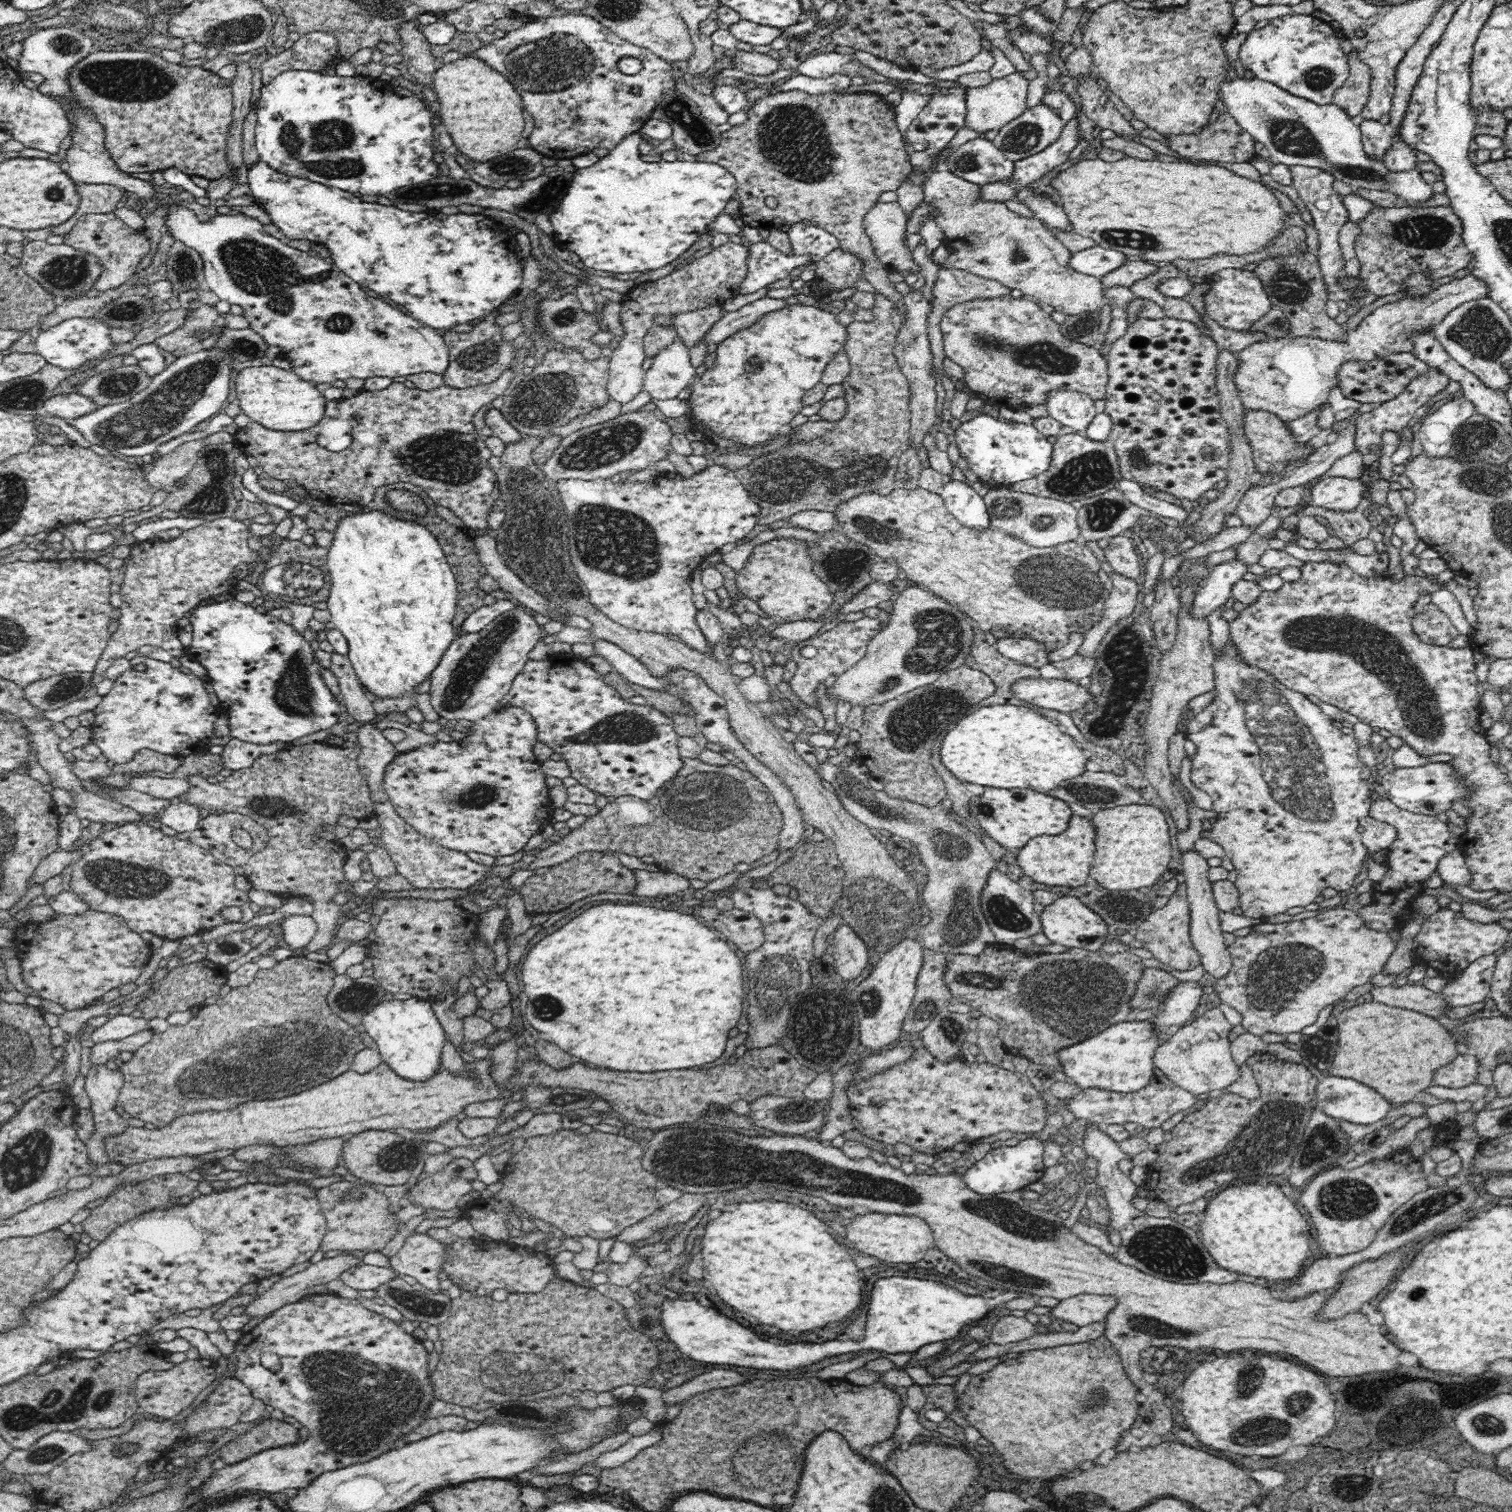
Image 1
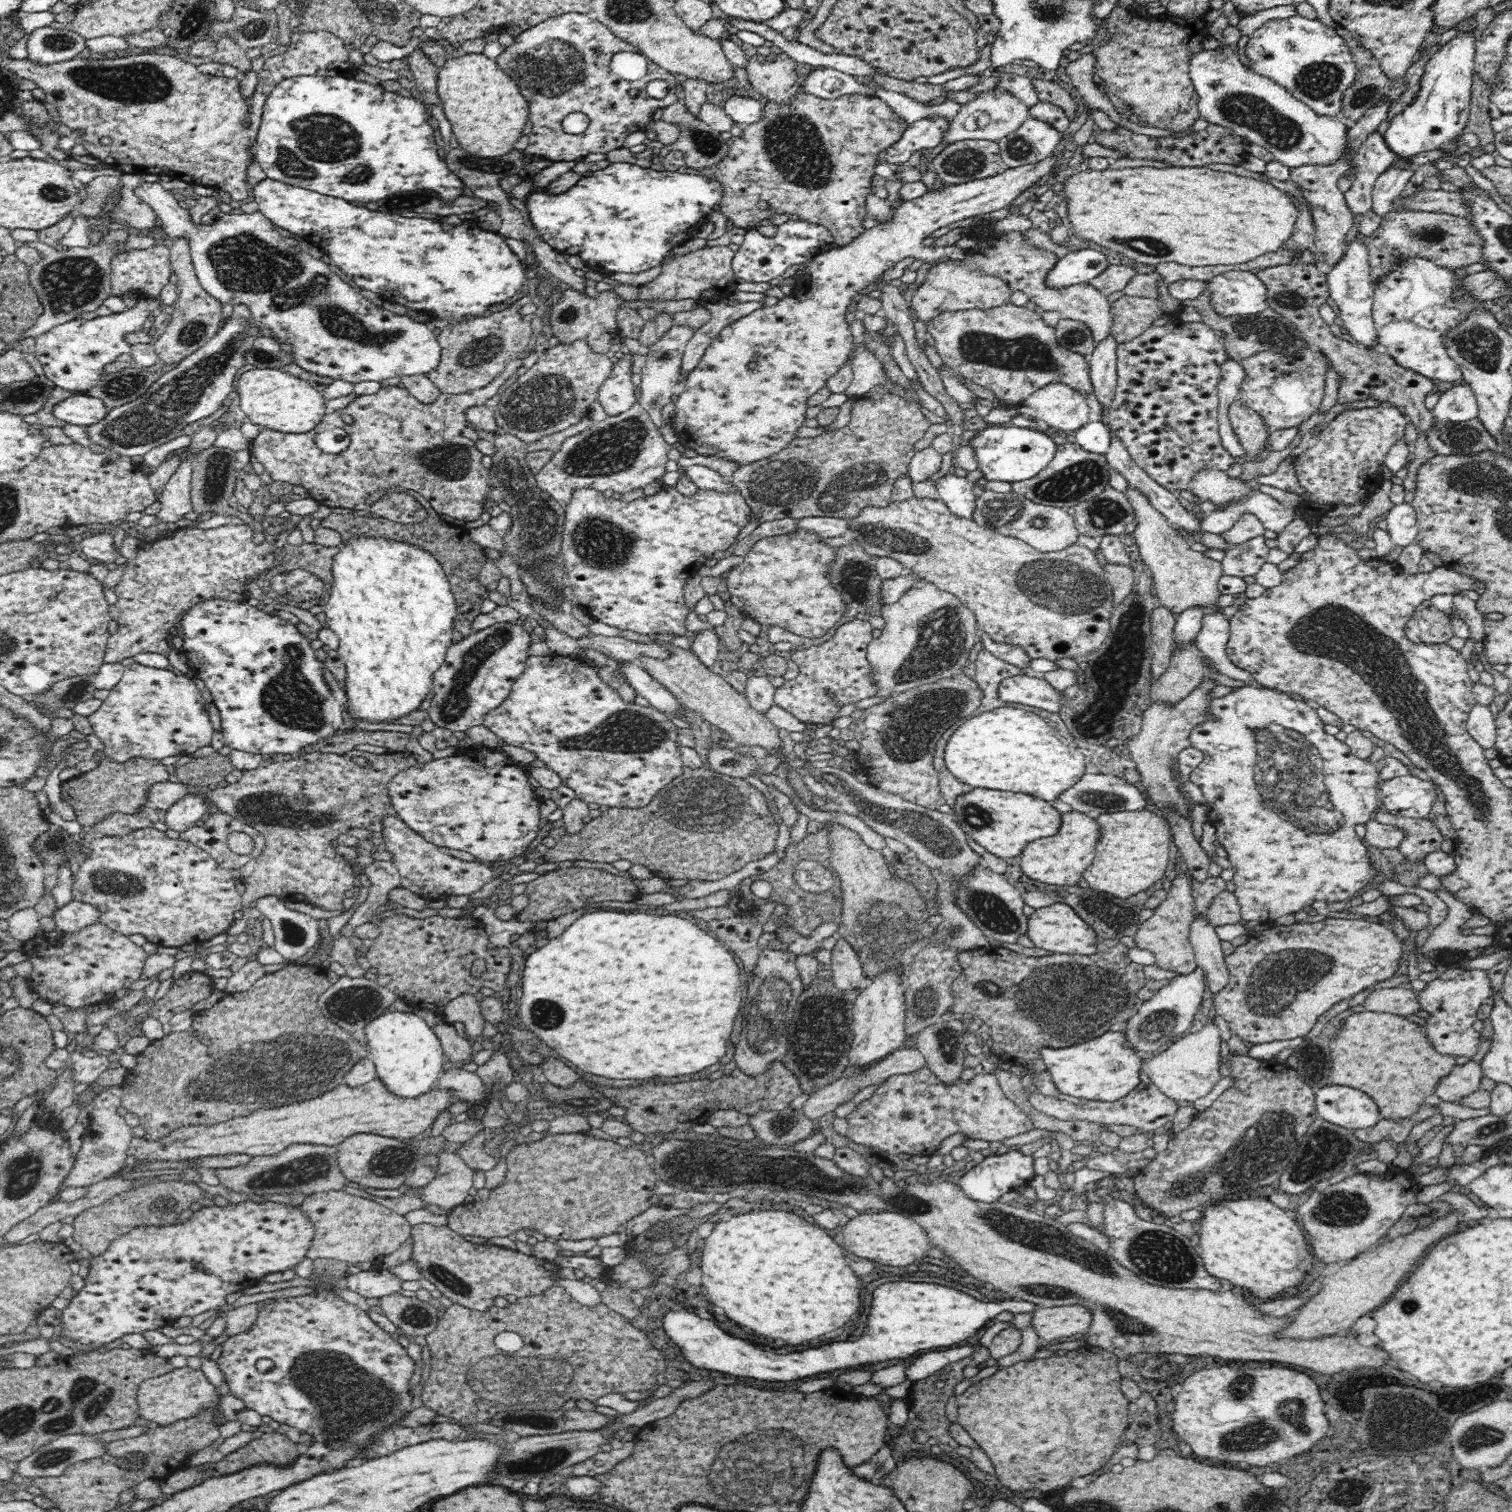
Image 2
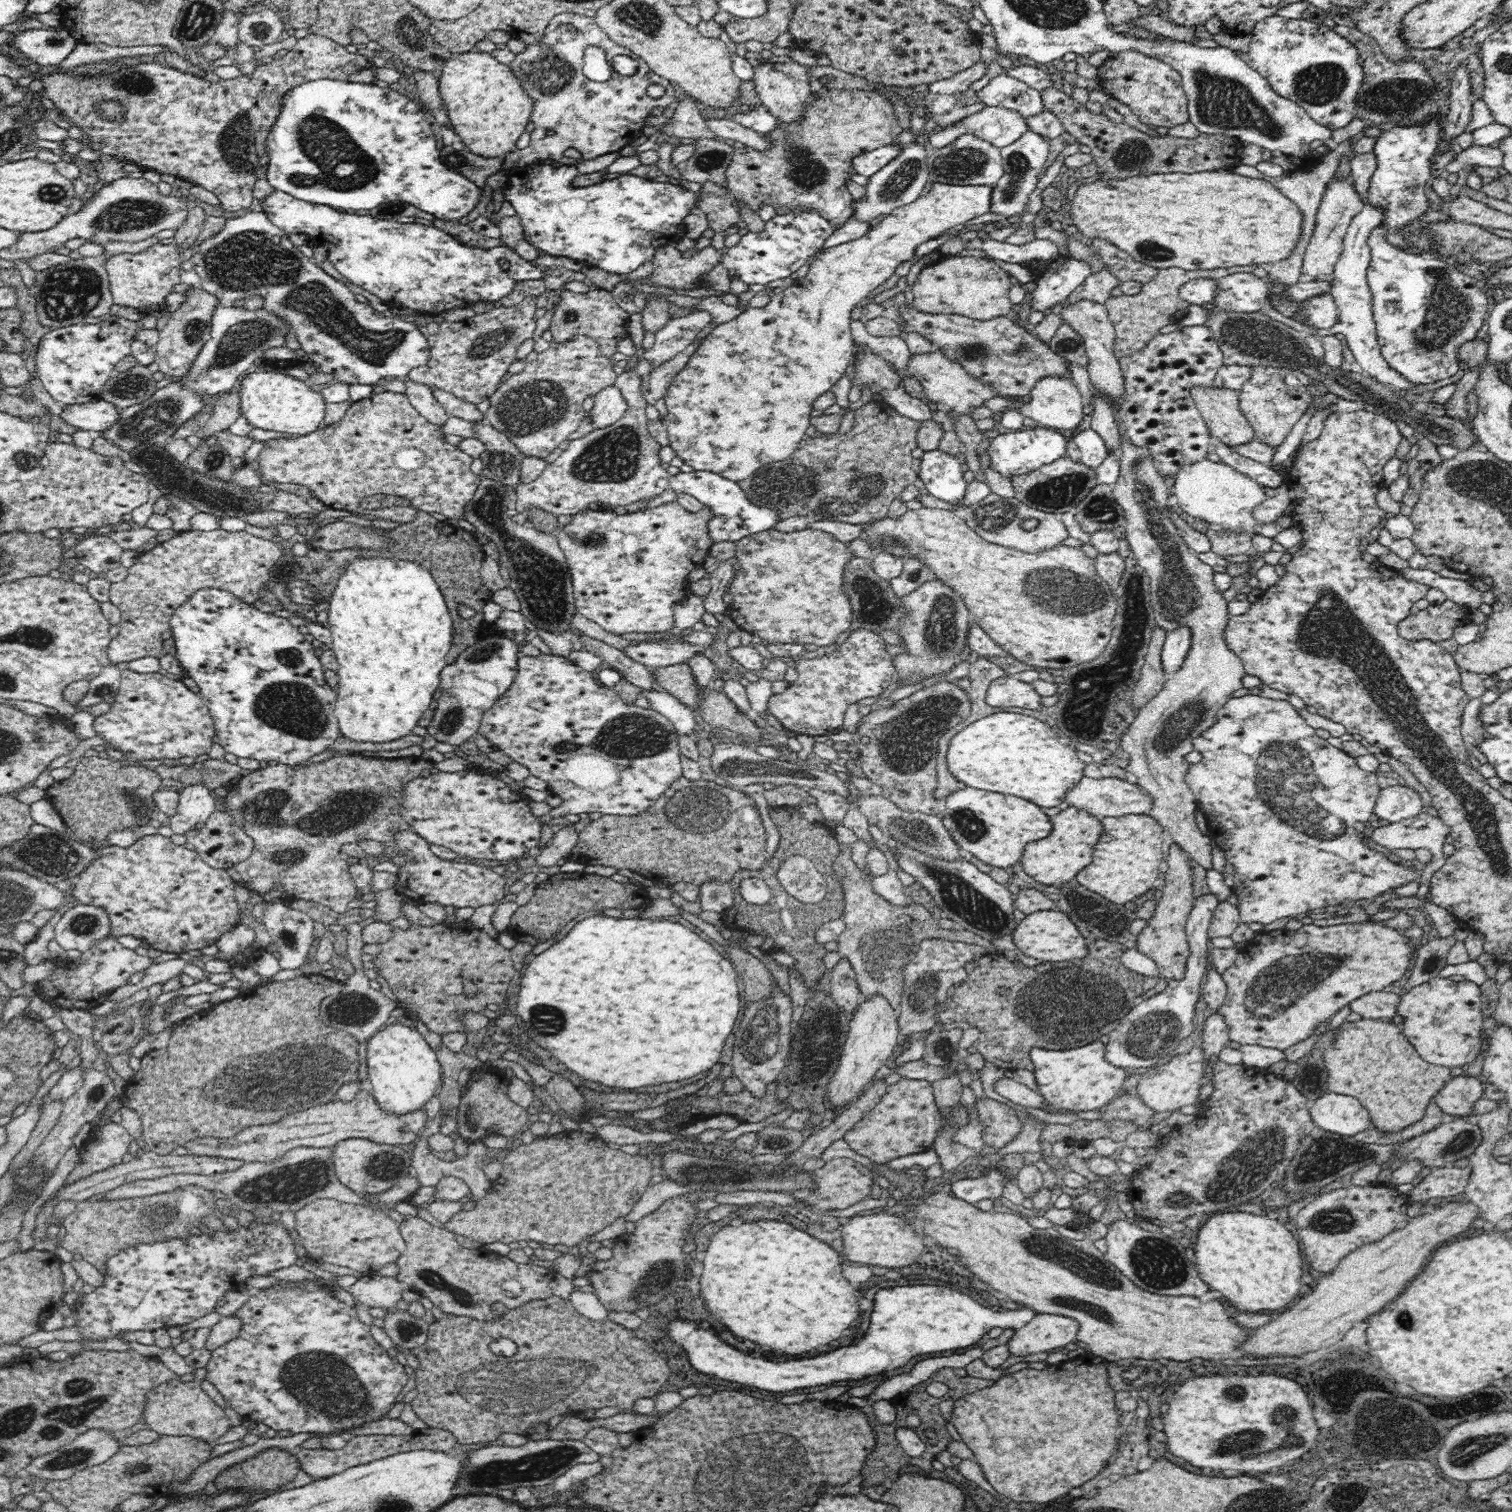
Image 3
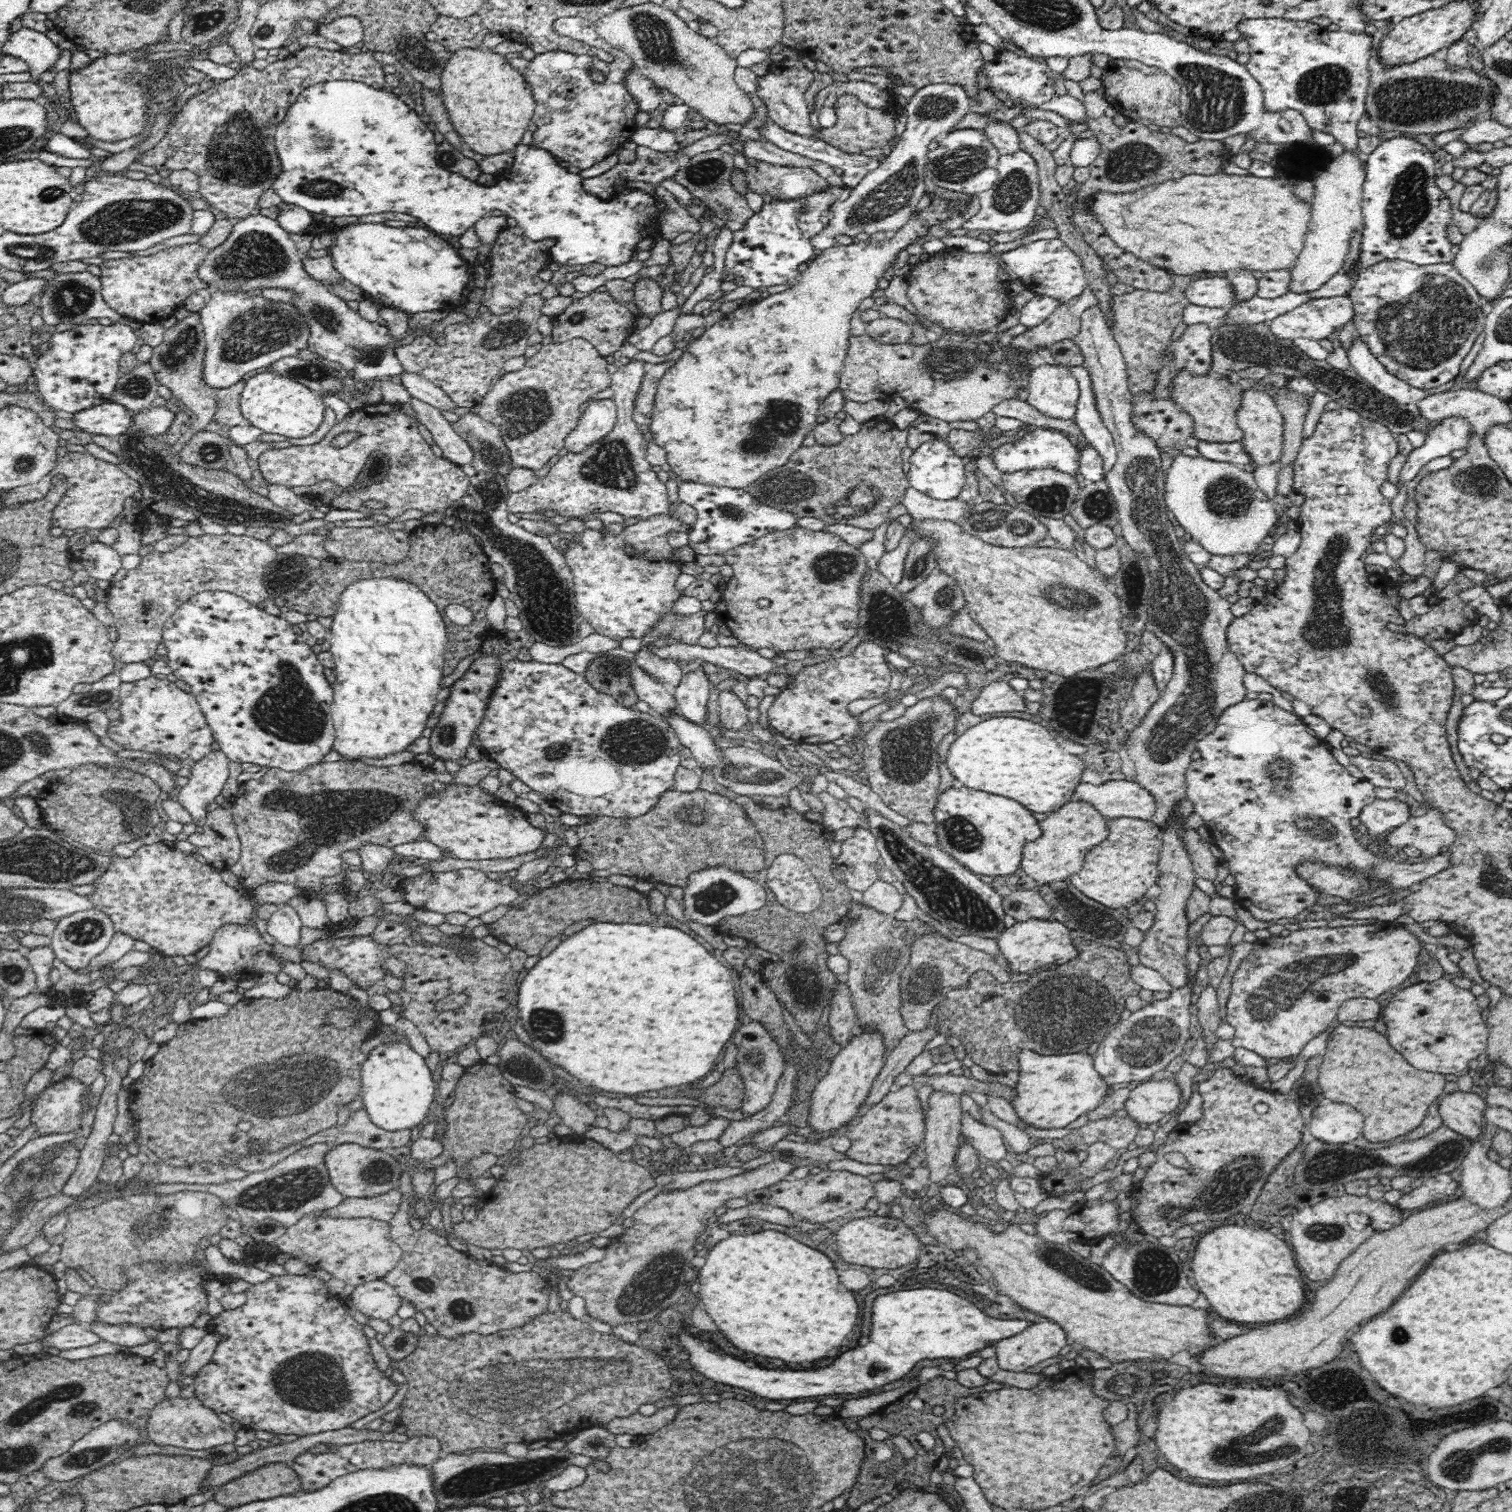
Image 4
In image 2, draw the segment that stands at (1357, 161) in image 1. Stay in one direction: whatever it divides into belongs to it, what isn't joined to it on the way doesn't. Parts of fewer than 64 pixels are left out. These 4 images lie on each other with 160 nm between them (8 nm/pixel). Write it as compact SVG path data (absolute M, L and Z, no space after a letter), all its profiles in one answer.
M1223 15L1211 19L1207 36L1220 42L1220 46L1190 54L1188 75L1198 95L1199 118L1209 124L1228 128L1249 144L1264 147L1274 155L1275 161L1290 170L1301 165L1334 164L1348 155L1349 125L1345 120L1336 116L1318 116L1283 86L1242 64L1223 36L1222 31L1227 26L1228 21Z

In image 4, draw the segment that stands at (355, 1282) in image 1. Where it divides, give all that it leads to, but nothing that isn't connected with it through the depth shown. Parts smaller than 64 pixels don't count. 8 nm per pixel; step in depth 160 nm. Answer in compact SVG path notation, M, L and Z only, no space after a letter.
M384 1279L359 1284L346 1300L353 1309L383 1321L396 1315L402 1302L397 1290Z

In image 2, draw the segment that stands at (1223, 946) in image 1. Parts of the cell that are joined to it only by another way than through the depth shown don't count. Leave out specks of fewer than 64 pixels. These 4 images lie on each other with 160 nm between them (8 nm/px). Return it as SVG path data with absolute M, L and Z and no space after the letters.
M1196 917L1189 928L1189 941L1195 952L1197 968L1203 969L1206 985L1212 994L1219 993L1228 983L1228 967L1220 938L1207 917Z

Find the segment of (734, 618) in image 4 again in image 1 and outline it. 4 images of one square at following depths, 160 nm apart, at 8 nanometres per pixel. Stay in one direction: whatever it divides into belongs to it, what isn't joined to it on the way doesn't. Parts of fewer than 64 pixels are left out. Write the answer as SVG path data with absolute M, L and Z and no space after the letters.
M774 538L768 542L762 542L752 548L748 560L744 562L740 570L736 570L735 582L738 590L743 596L754 601L770 617L777 616L784 624L788 622L820 622L828 615L830 607L835 602L835 595L821 578L813 571L813 560L810 558L810 542L799 538Z

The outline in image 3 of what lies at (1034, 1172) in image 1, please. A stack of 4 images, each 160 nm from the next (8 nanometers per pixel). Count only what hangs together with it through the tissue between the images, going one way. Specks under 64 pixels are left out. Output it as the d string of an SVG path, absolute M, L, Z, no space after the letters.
M992 1167L988 1172L976 1179L961 1179L951 1183L951 1194L963 1200L964 1203L974 1205L984 1198L1000 1198L1005 1184L1004 1174Z

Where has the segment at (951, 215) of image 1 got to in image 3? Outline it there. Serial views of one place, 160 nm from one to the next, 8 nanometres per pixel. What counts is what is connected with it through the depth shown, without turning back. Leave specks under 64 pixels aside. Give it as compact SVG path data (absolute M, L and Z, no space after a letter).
M1081 300L1067 307L1064 307L1062 304L1056 305L1052 312L1059 315L1061 319L1068 323L1082 337L1084 350L1088 357L1086 368L1092 390L1096 395L1100 395L1100 397L1104 397L1104 399L1108 399L1112 403L1114 417L1117 418L1117 410L1123 403L1123 396L1125 394L1125 380L1121 371L1119 358L1115 355L1113 349L1115 338L1118 334L1112 321L1108 318L1106 307L1094 301Z

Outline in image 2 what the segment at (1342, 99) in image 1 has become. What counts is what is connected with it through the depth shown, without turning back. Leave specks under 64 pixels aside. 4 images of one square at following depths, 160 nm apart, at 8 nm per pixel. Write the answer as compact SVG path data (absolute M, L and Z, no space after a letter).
M1336 26L1336 32L1344 38L1350 52L1352 53L1357 73L1355 81L1350 85L1350 88L1344 92L1342 106L1343 114L1342 118L1345 121L1351 123L1358 122L1362 116L1366 116L1366 112L1370 109L1376 108L1376 106L1384 106L1384 101L1387 102L1387 106L1392 106L1398 99L1407 91L1408 83L1404 76L1398 78L1398 80L1392 80L1389 76L1385 75L1385 72L1381 69L1379 60L1359 41L1359 36L1355 33Z

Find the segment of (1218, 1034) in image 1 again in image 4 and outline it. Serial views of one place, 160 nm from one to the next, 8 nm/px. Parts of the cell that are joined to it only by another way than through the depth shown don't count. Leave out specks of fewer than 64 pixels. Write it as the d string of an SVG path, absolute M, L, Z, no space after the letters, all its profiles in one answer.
M1171 1077L1160 1082L1149 1079L1130 1091L1123 1109L1141 1128L1146 1128L1162 1120L1163 1116L1176 1112L1180 1098L1180 1088Z

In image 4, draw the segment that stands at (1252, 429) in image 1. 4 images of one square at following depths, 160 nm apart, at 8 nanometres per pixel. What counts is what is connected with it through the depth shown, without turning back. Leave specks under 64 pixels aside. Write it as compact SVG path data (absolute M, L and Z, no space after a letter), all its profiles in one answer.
M1184 368L1176 371L1168 399L1174 401L1180 411L1192 417L1193 439L1206 442L1238 442L1242 441L1242 430L1237 423L1237 410L1240 408L1242 395L1243 391L1239 386L1228 378L1217 379L1209 374L1192 374Z

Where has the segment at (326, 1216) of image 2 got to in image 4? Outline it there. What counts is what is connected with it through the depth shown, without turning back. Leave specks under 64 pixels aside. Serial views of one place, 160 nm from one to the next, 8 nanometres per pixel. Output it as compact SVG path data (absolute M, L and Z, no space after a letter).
M304 1216L277 1238L273 1249L299 1258L311 1268L323 1269L331 1278L357 1287L363 1282L383 1279L396 1268L402 1258L402 1249L392 1240L390 1225L386 1221L364 1218Z

